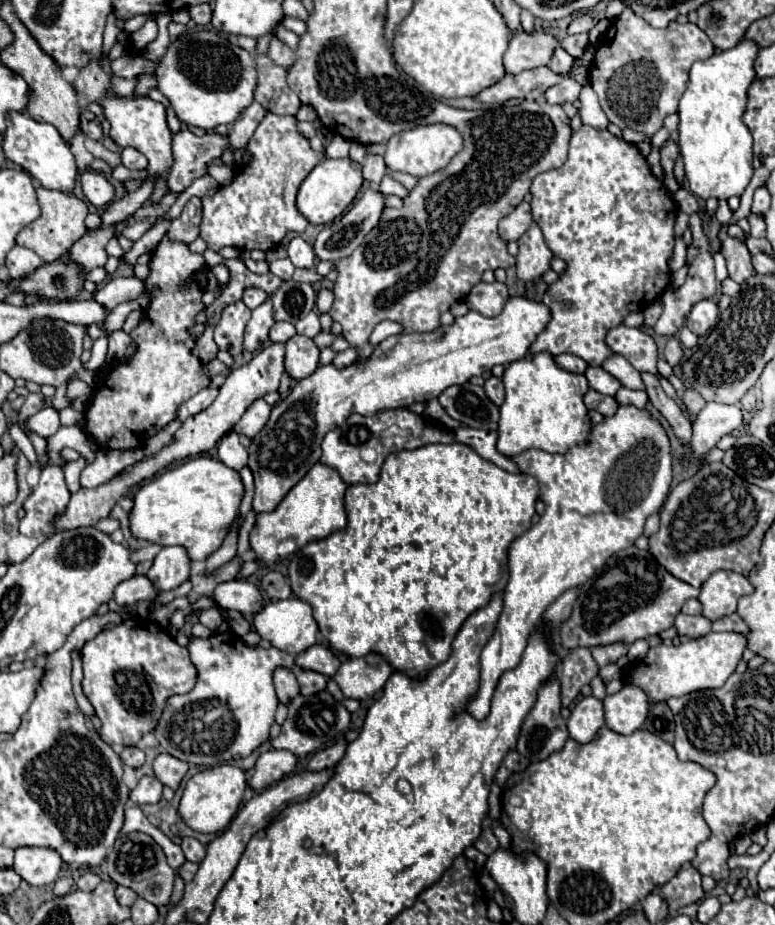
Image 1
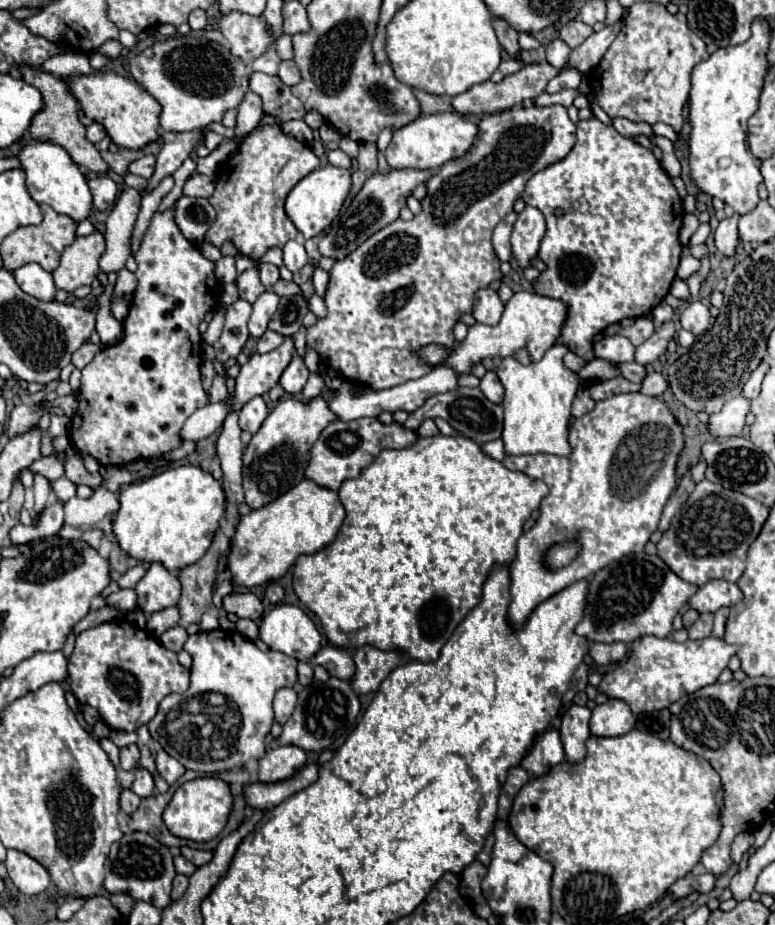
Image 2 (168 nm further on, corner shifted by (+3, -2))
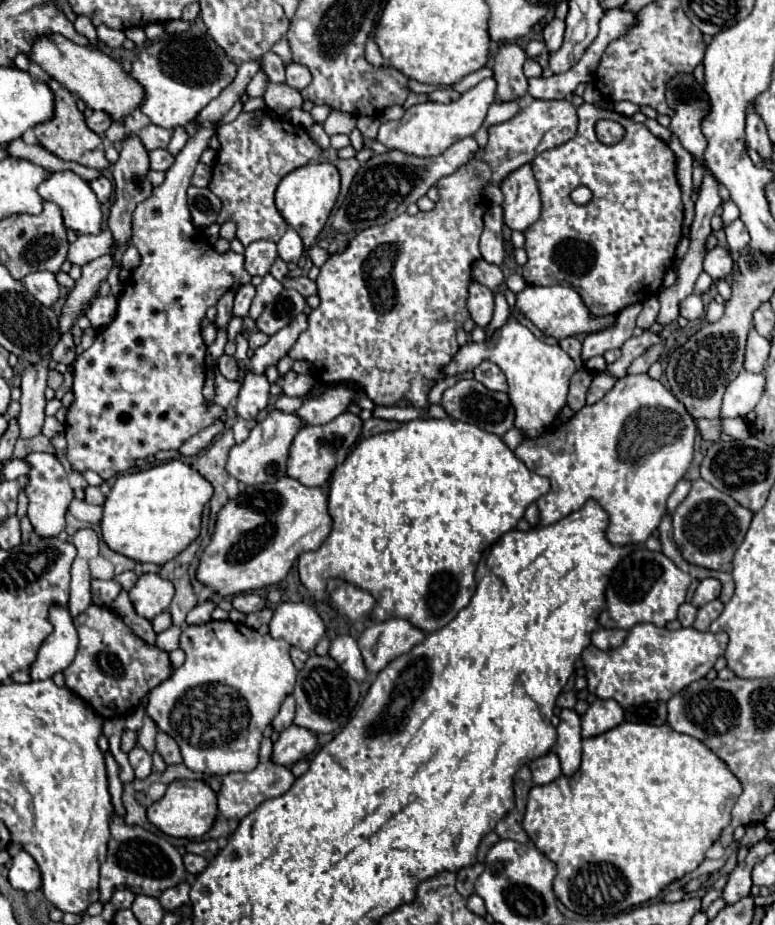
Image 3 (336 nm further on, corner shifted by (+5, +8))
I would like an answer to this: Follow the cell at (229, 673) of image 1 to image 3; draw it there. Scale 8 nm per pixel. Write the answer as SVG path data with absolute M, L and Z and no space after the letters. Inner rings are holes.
M208 621L204 625L188 625L182 629L180 635L180 649L186 653L186 661L182 667L178 667L166 681L162 681L160 685L156 685L150 691L150 701L148 701L148 715L154 719L154 723L168 735L172 735L182 751L184 757L184 765L190 771L196 773L204 773L204 775L228 775L234 771L252 771L258 765L258 751L260 751L260 743L262 743L262 731L272 723L272 719L276 717L276 713L280 711L282 701L292 693L294 683L296 683L296 667L290 661L290 645L284 639L272 639L270 635L260 635L258 631L242 625L242 623L232 623L232 621Z

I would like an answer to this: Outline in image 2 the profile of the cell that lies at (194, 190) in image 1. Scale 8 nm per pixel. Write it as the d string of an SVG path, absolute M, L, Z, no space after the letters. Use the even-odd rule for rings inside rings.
M208 175L190 177L184 185L184 195L190 197L210 197L212 193L214 193L214 177Z

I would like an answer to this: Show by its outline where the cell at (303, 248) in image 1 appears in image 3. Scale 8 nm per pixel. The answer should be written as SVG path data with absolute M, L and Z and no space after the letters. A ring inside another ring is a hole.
M288 229L282 239L278 241L278 257L284 261L284 263L298 263L300 257L304 253L304 245L302 245L302 239L300 235L294 231L294 229Z

